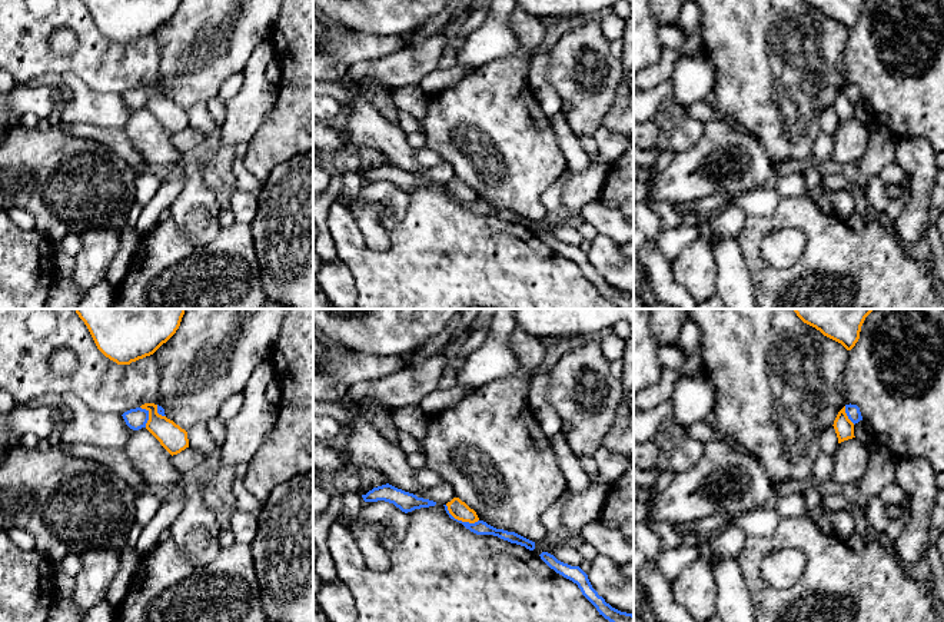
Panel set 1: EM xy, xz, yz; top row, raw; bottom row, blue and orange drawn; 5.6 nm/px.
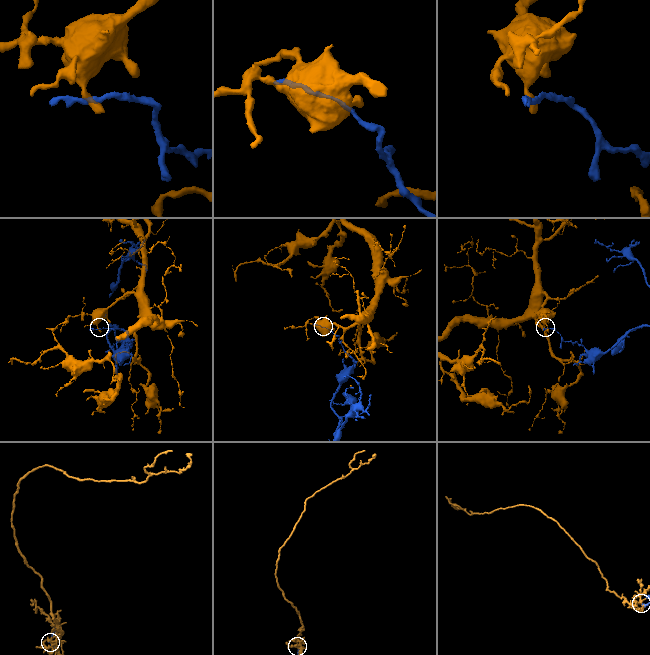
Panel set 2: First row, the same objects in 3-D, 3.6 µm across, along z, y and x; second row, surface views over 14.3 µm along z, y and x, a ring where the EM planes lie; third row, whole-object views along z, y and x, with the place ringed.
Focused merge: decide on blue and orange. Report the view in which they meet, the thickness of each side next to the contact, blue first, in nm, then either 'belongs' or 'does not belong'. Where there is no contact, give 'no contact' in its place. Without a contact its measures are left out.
xz | 80/100 nm | does not belong

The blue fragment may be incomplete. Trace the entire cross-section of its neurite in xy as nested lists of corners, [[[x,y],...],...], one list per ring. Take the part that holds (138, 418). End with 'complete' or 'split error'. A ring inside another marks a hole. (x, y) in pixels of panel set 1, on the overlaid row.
[[[136,408],[124,412],[122,416],[130,429],[139,430],[142,428],[146,428],[146,423],[149,420],[149,410]]]; complete

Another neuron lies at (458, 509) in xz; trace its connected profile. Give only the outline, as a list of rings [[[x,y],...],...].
[[[453,498],[451,502],[446,503],[449,513],[462,522],[475,523],[479,520],[476,512],[471,509],[465,502],[459,498]]]

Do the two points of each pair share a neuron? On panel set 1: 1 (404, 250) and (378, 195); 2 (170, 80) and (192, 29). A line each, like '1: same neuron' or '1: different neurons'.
1: different neurons
2: same neuron

